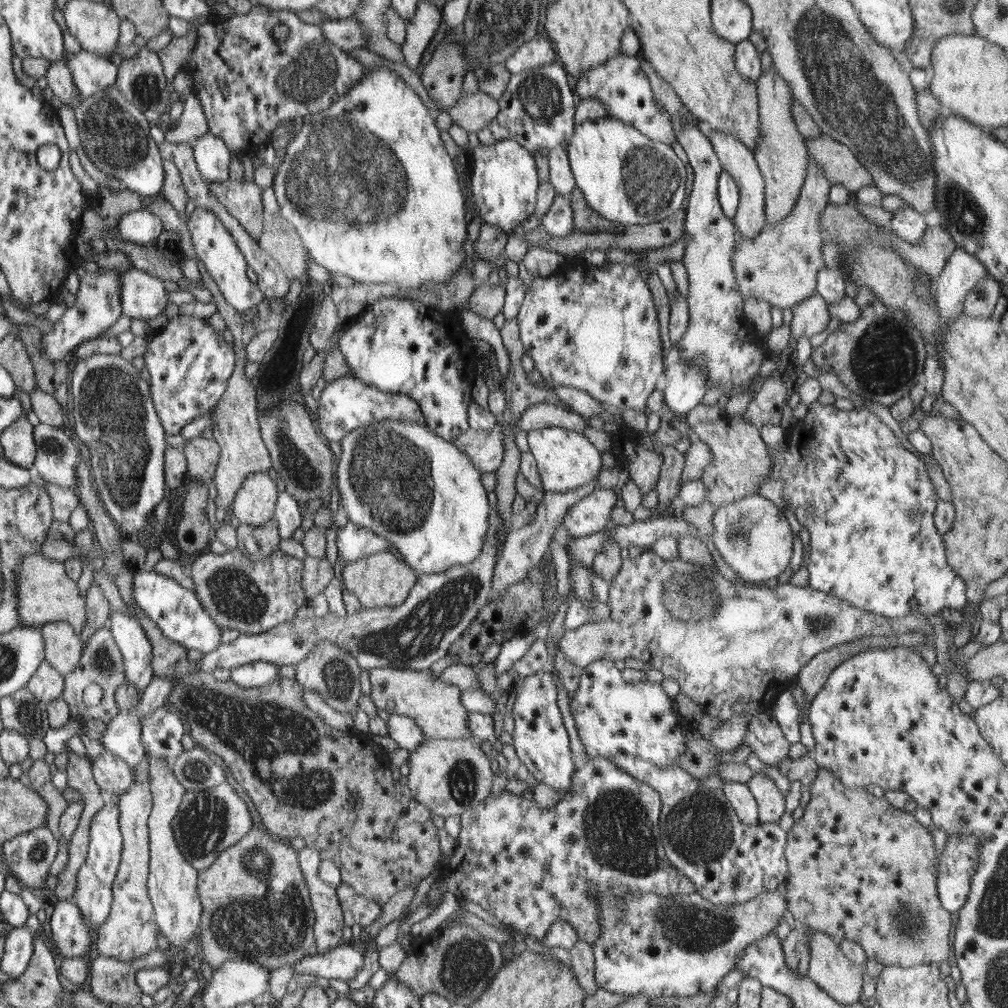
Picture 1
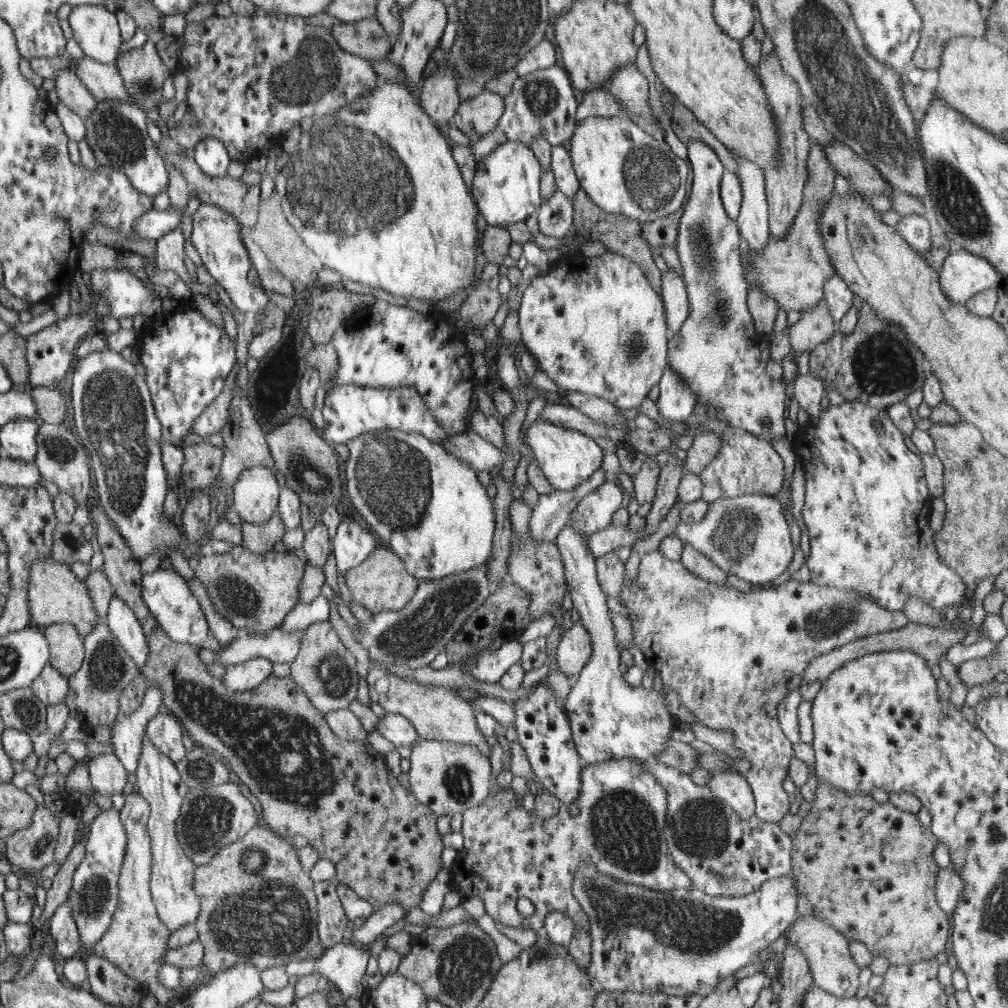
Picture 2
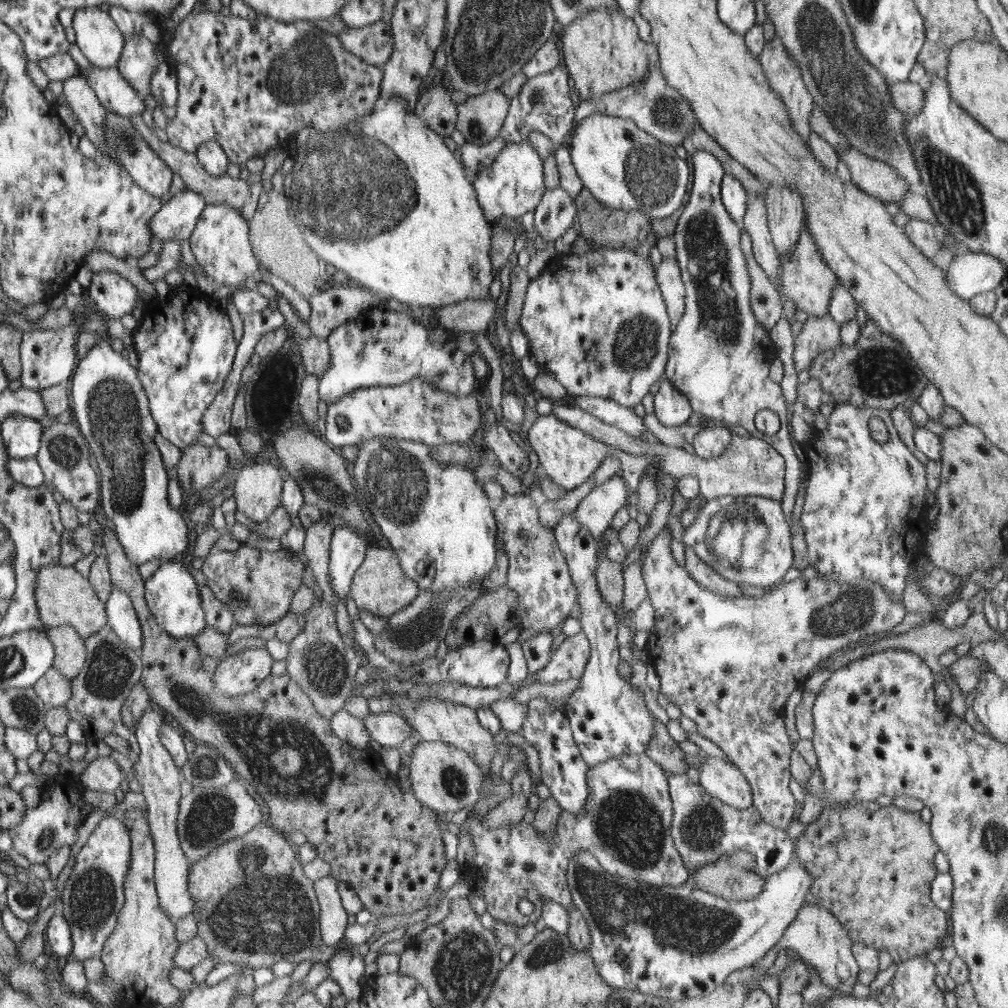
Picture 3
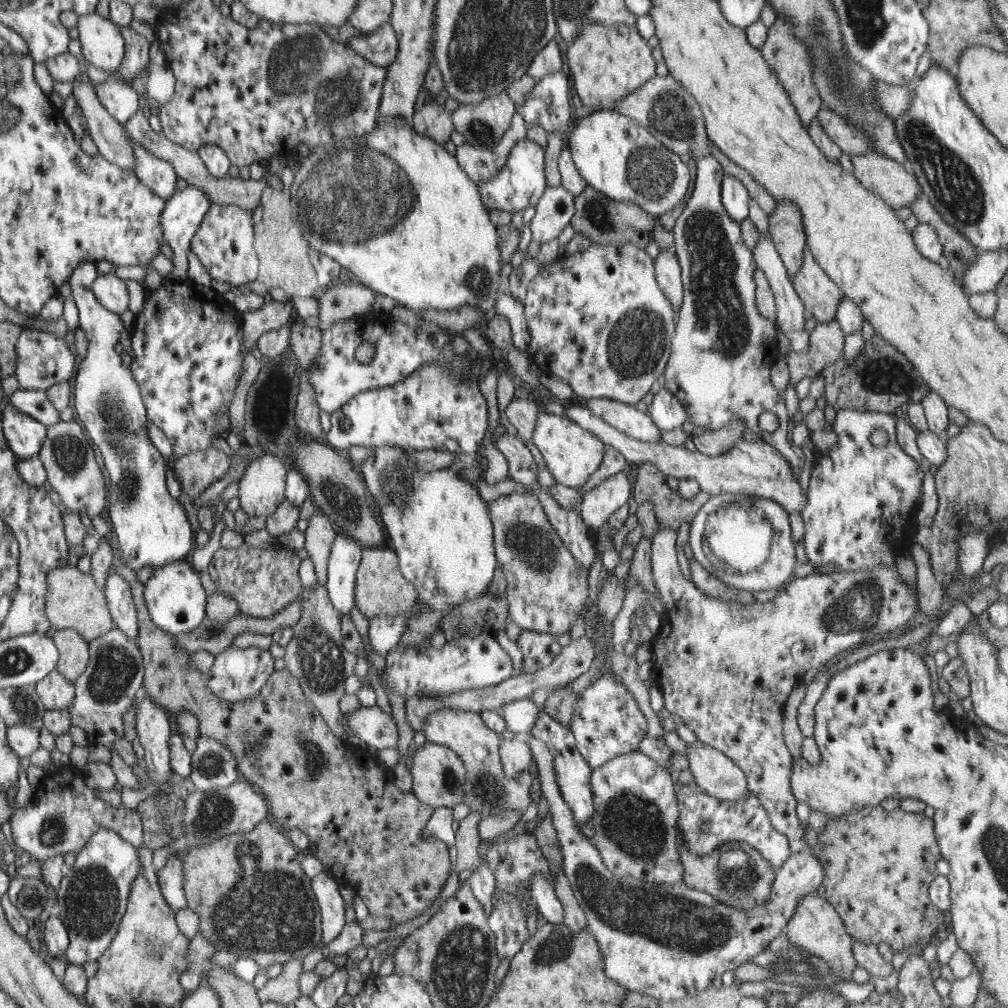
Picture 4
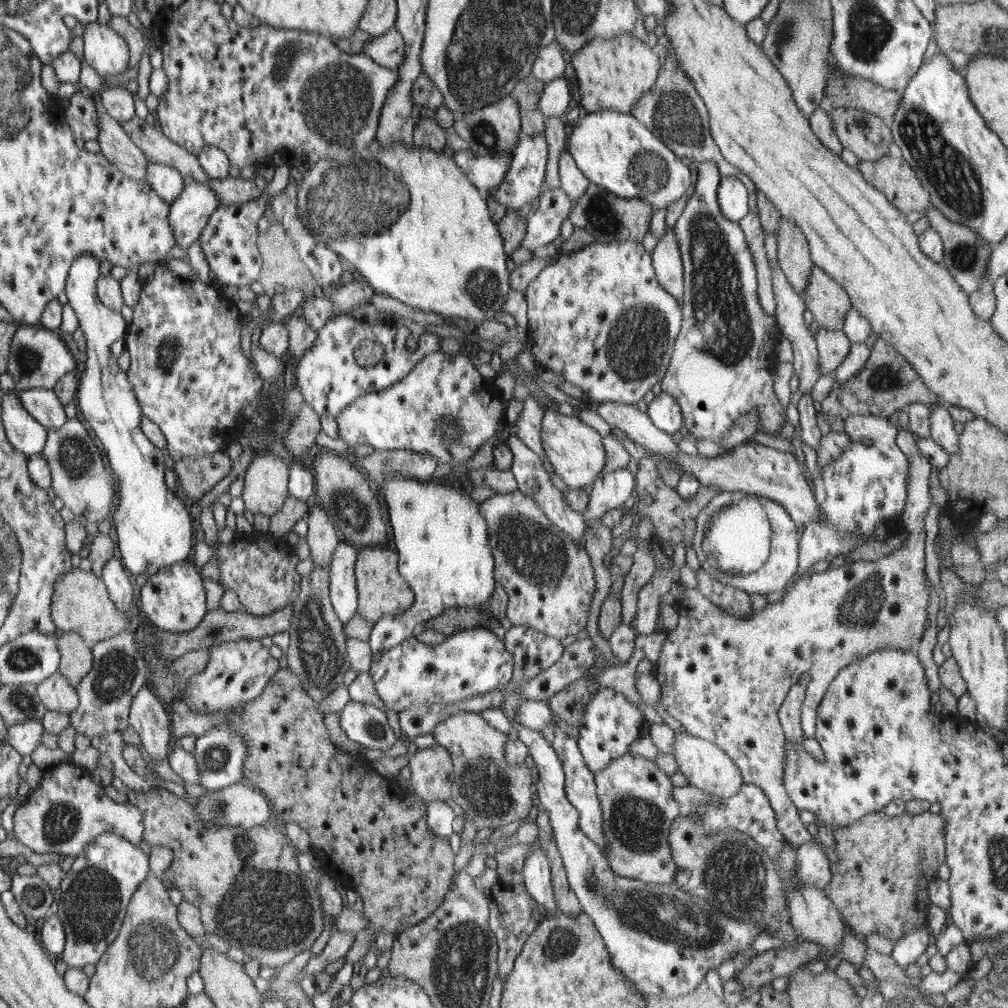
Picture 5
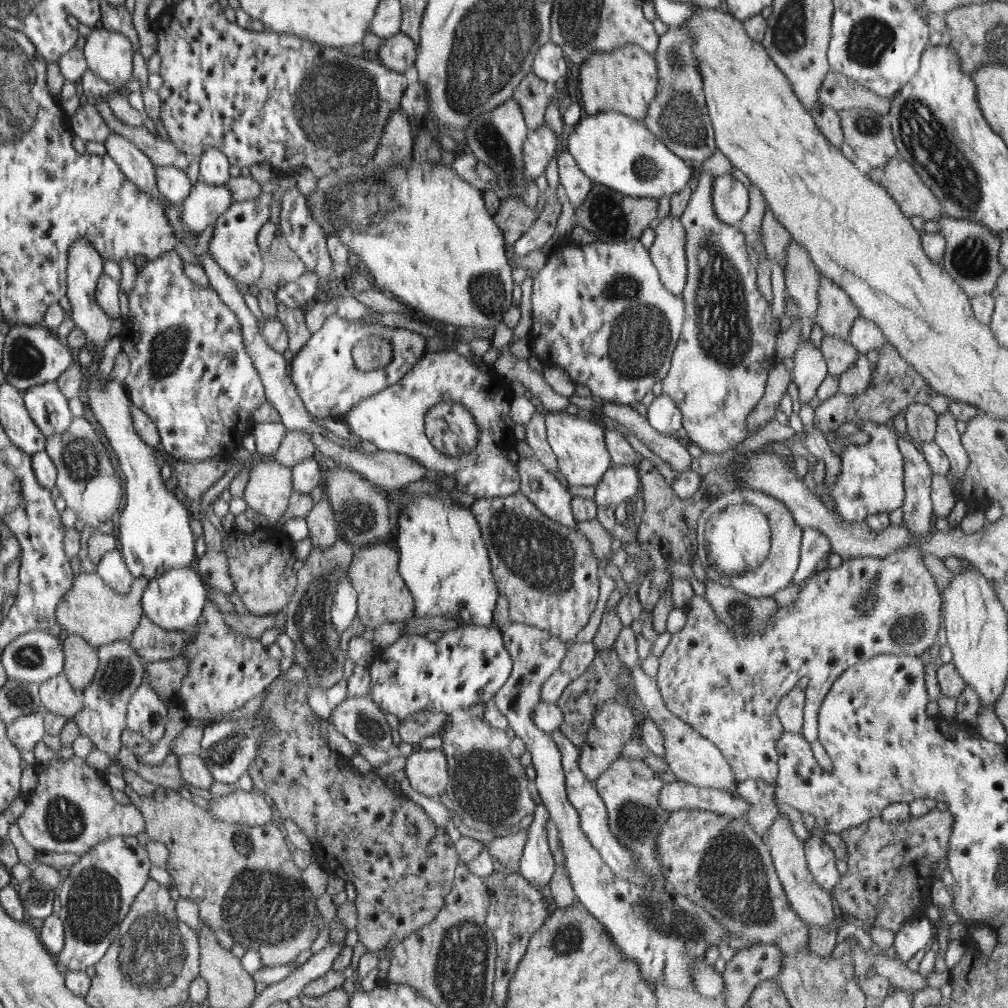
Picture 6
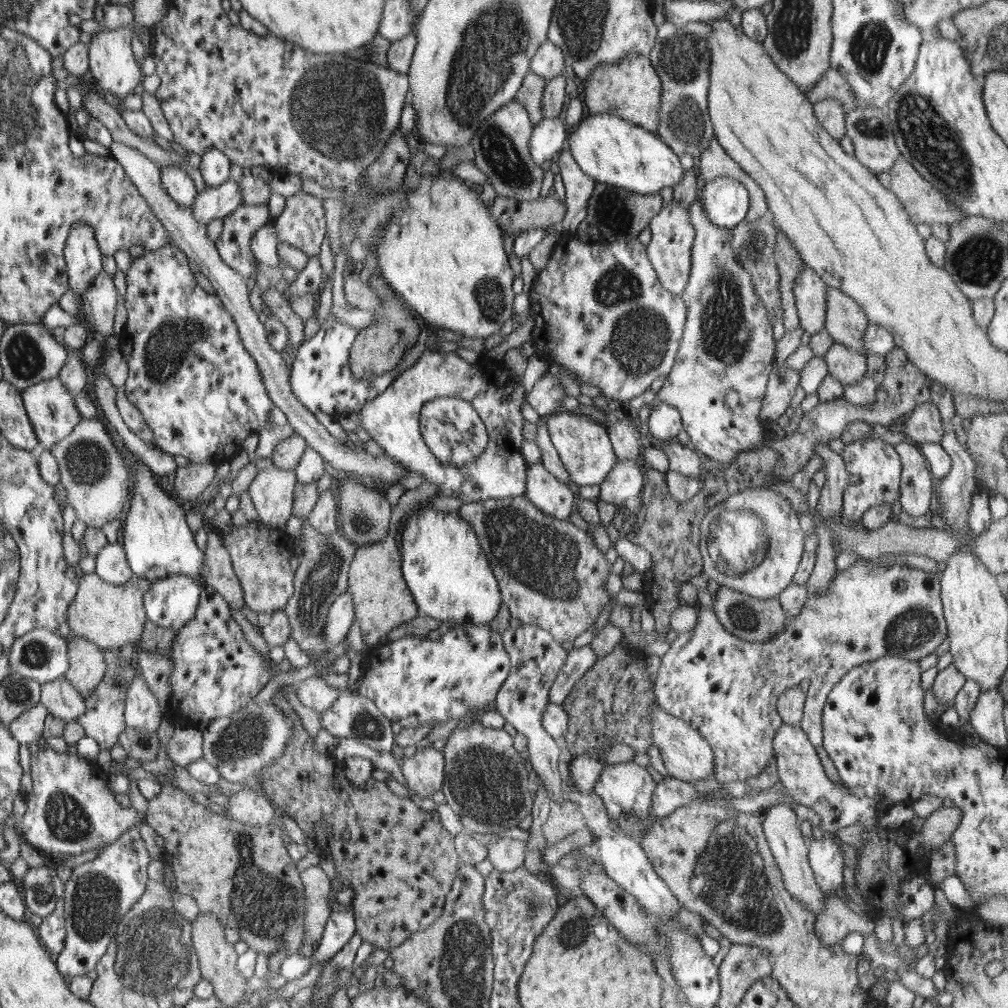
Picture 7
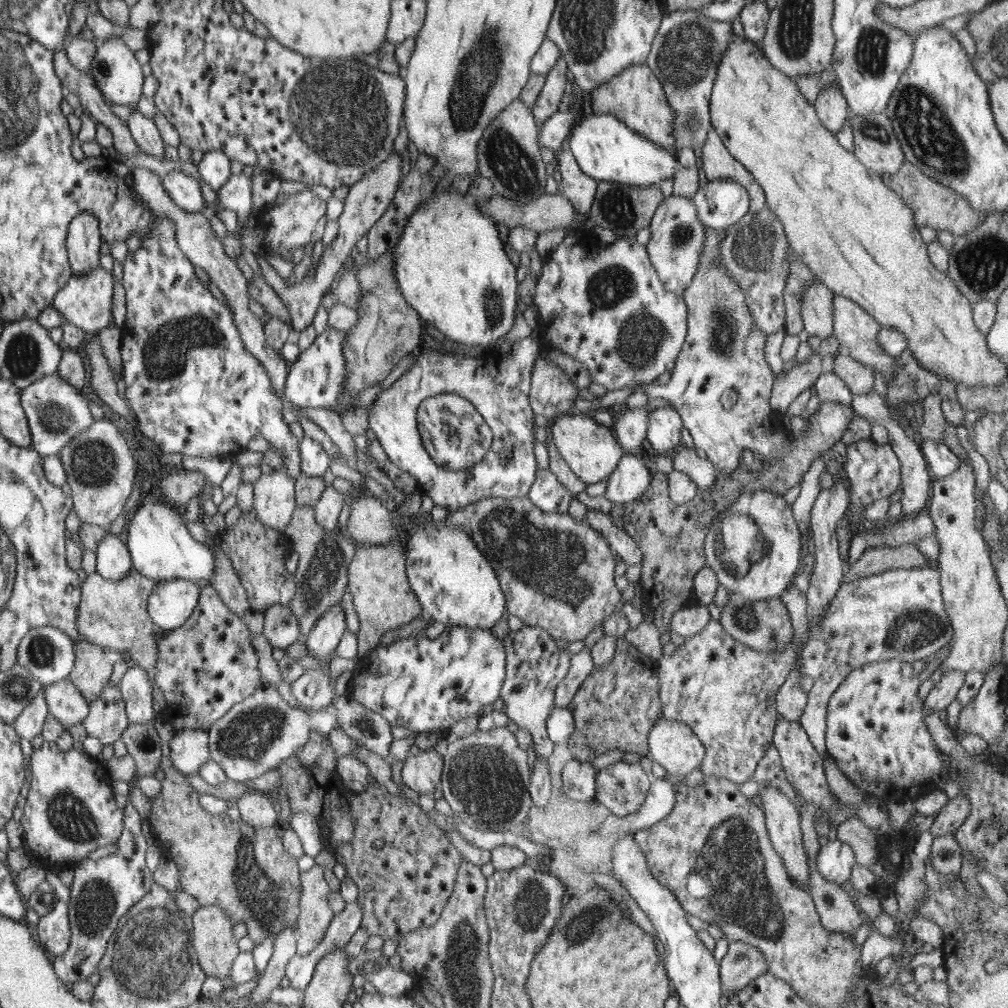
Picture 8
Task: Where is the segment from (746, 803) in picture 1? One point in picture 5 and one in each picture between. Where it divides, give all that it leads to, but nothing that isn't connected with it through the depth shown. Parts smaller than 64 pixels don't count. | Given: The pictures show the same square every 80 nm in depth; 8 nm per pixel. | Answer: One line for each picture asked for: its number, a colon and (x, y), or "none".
2: (728, 785)
3: (720, 779)
4: (718, 776)
5: (706, 766)

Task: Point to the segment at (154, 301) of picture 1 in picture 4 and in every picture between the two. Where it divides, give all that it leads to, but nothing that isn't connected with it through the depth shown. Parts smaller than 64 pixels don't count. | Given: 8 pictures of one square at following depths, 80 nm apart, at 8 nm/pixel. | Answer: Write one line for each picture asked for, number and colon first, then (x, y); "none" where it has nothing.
2: (127, 295)
3: (114, 296)
4: (111, 292)

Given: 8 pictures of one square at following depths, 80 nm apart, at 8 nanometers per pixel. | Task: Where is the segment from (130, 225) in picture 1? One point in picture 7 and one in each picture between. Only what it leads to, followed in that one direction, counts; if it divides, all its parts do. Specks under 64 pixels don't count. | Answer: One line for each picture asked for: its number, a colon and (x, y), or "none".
2: (153, 224)
3: (177, 218)
4: (184, 213)
5: (190, 213)
6: (205, 203)
7: (215, 202)

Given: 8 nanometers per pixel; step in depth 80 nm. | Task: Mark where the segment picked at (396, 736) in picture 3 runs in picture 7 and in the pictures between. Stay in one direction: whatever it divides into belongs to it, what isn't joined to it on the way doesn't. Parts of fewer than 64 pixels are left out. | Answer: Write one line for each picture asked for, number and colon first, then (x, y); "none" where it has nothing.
4: (377, 730)
5: (366, 724)
6: (359, 719)
7: (352, 716)

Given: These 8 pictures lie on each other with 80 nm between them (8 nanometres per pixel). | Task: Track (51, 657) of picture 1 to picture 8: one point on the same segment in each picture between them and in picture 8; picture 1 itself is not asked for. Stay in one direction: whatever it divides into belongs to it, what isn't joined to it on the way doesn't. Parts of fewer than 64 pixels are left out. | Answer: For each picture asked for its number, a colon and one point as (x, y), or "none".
2: (68, 653)
3: (71, 655)
4: (74, 655)
5: (77, 660)
6: (81, 661)
7: (87, 667)
8: (93, 671)

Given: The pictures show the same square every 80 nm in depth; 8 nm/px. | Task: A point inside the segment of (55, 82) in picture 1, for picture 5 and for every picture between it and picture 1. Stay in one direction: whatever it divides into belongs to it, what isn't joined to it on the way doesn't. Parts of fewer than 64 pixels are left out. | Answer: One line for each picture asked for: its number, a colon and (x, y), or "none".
2: (70, 90)
3: (83, 101)
4: (109, 135)
5: (115, 144)

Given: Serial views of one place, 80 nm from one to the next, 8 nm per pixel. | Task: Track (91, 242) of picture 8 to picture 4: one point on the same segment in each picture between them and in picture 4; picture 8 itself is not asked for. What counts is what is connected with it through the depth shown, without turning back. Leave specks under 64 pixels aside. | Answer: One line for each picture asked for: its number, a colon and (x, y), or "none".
4: (150, 525)
5: (154, 529)
6: (85, 263)
7: (82, 251)

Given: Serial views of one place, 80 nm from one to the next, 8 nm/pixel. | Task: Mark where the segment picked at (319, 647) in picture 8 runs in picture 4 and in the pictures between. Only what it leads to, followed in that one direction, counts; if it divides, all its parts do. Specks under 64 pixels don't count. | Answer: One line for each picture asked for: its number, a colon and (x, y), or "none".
4: (345, 557)
5: (342, 589)
6: (344, 607)
7: (341, 614)

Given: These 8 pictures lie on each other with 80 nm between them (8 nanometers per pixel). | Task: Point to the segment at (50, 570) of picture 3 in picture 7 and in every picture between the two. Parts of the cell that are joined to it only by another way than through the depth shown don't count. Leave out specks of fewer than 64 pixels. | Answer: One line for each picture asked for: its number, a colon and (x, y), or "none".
4: (75, 600)
5: (82, 603)
6: (101, 615)
7: (111, 616)

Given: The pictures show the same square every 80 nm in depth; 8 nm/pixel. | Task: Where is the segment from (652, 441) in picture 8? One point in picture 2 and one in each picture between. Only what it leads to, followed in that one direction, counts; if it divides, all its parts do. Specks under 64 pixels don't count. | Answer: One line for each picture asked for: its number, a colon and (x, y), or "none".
2: (676, 402)
3: (671, 408)
4: (667, 413)
5: (664, 412)
6: (663, 415)
7: (664, 423)

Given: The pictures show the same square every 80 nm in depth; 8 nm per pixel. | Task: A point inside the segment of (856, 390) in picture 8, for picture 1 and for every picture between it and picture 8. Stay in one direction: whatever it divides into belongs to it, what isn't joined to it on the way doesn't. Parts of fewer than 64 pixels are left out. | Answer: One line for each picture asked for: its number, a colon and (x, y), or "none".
1: (811, 316)
2: (815, 326)
3: (820, 333)
4: (827, 341)
5: (833, 346)
6: (839, 354)
7: (848, 366)

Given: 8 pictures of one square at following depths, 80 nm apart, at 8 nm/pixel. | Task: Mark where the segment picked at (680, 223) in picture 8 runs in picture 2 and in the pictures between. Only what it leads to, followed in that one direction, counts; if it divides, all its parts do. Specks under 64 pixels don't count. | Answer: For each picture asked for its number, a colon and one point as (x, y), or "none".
2: (673, 292)
3: (668, 274)
4: (667, 267)
5: (666, 256)
6: (667, 252)
7: (670, 250)

